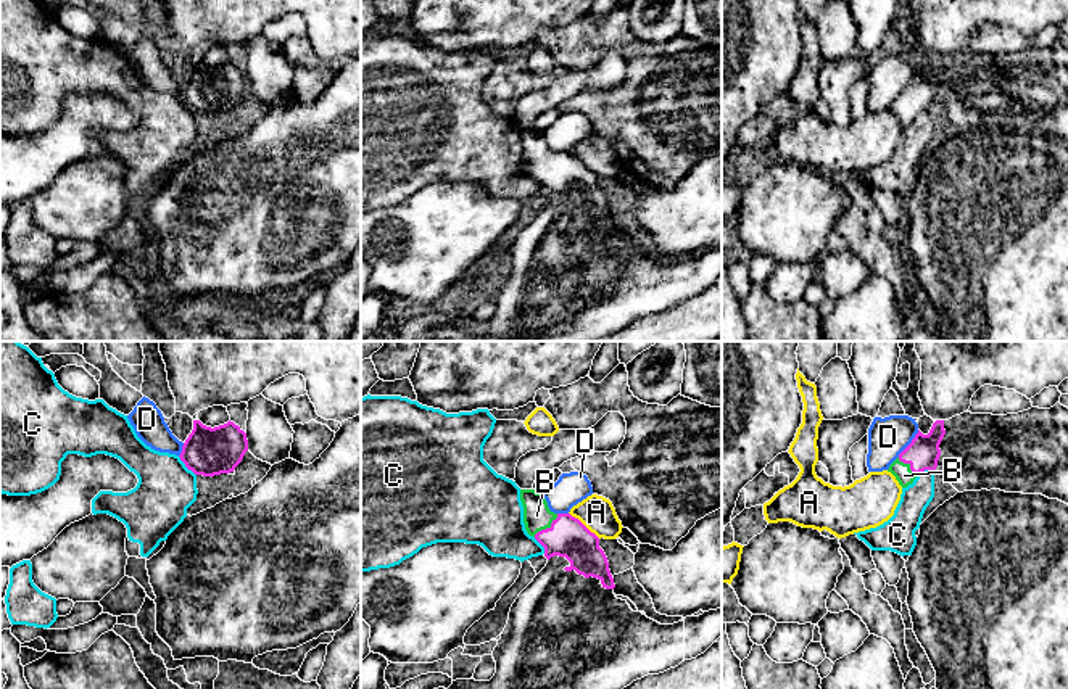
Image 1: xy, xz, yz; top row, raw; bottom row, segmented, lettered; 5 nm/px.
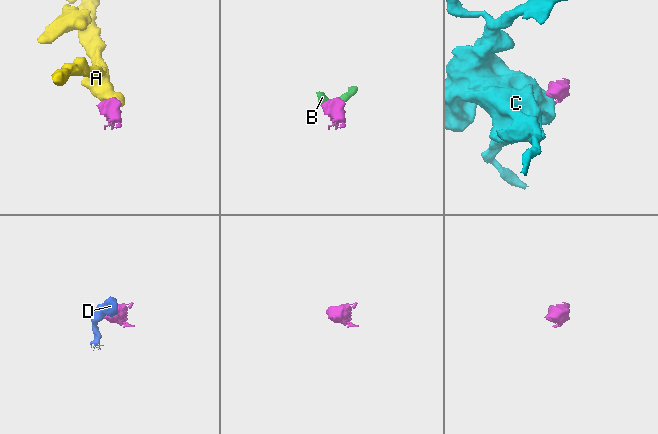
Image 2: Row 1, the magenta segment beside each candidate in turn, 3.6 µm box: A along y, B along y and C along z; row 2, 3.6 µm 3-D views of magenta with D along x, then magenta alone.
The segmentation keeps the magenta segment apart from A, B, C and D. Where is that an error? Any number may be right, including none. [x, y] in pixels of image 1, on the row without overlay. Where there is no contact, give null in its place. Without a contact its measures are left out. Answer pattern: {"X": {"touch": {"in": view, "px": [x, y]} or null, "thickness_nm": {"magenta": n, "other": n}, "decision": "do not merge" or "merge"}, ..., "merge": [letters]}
{"A": {"touch": {"in": "xz", "px": [583, 165]}, "thickness_nm": {"magenta": 200, "other": 170}, "decision": "do not merge"}, "B": {"touch": {"in": "xz", "px": [546, 168]}, "thickness_nm": {"magenta": 200, "other": 140}, "decision": "merge"}, "C": {"touch": {"in": "xy", "px": [186, 105]}, "thickness_nm": {"magenta": 240, "other": 300}, "decision": "do not merge"}, "D": {"touch": {"in": "yz", "px": [910, 82]}, "thickness_nm": {"magenta": 160, "other": 200}, "decision": "do not merge"}, "merge": ["B"]}

